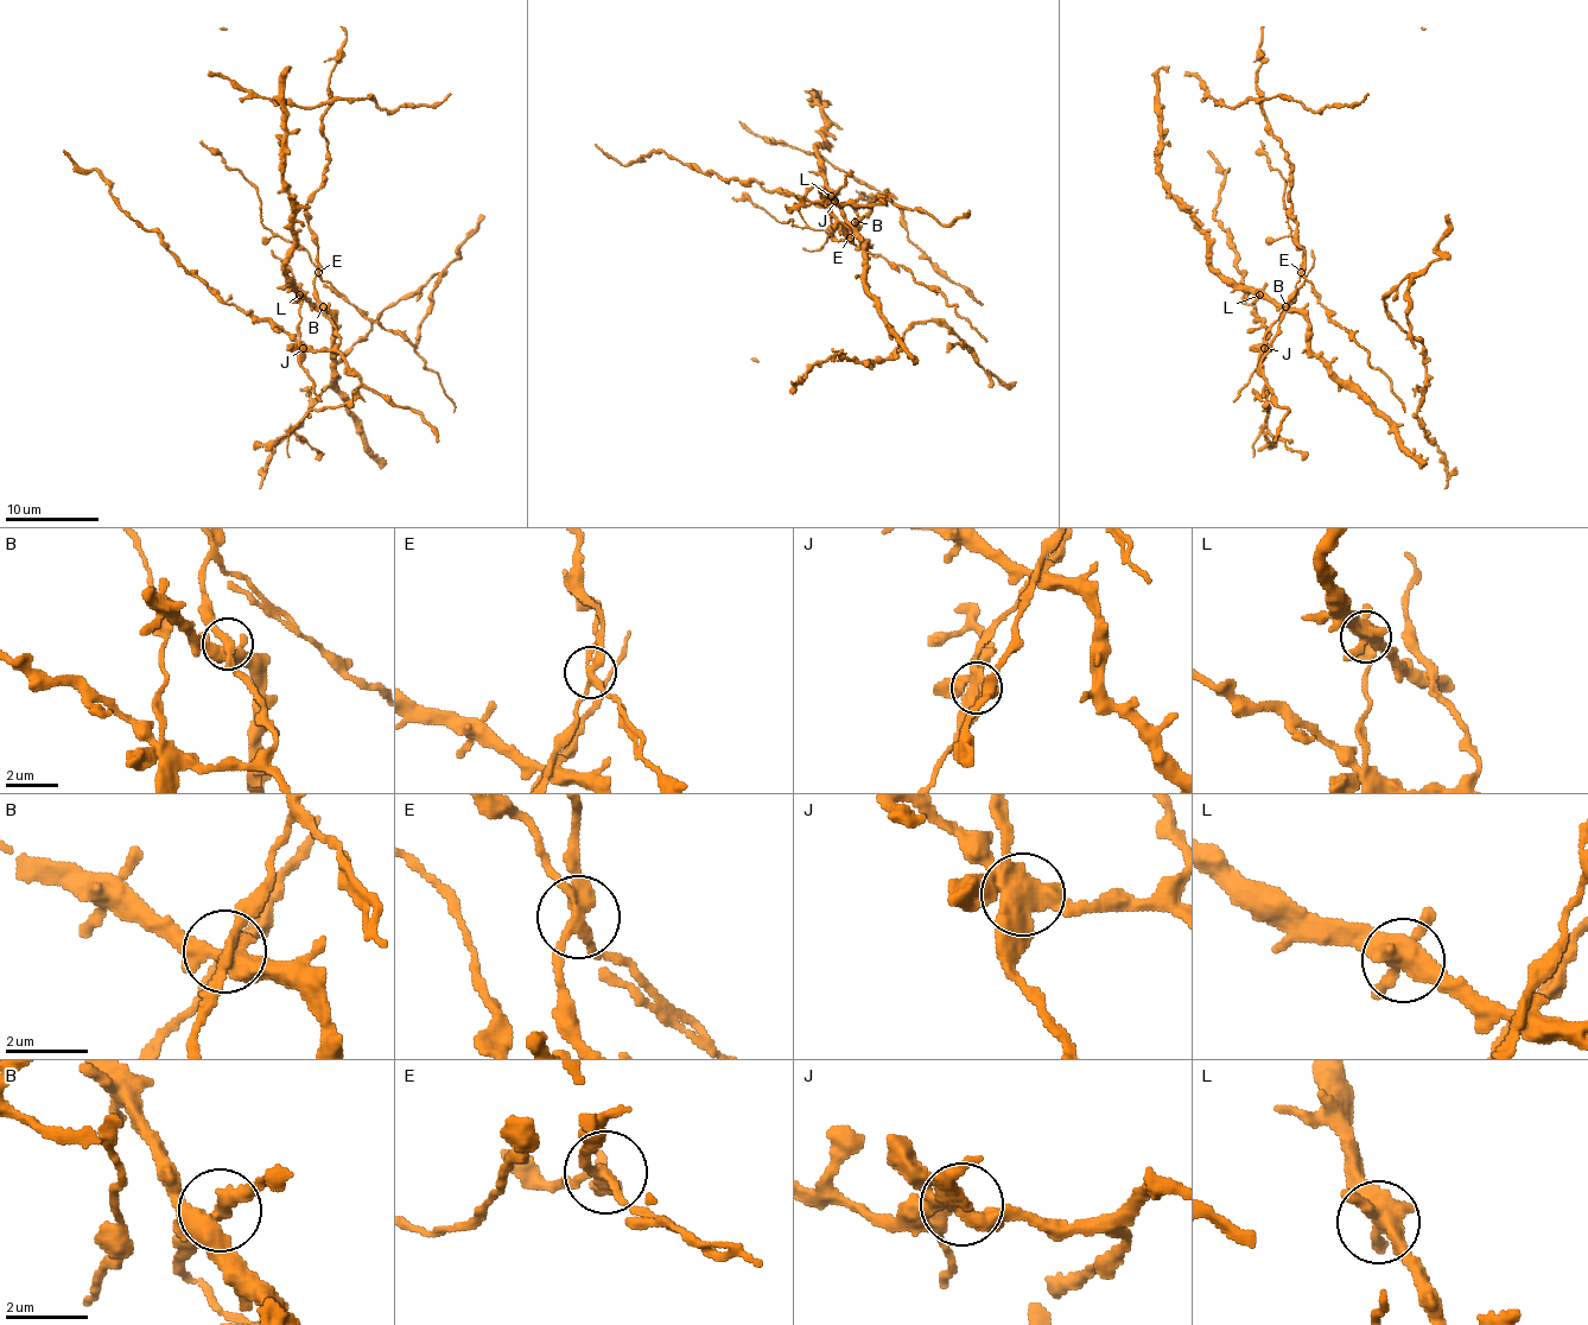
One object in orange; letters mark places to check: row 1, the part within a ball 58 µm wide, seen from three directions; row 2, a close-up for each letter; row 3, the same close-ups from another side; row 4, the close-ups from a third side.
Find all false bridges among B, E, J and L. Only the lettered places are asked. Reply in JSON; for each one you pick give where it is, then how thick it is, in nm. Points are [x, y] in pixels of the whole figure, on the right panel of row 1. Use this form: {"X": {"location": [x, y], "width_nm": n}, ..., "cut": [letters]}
{"E": {"location": [1301, 272], "width_nm": 280}, "J": {"location": [1264, 348], "width_nm": 460}, "cut": ["E", "J"]}

